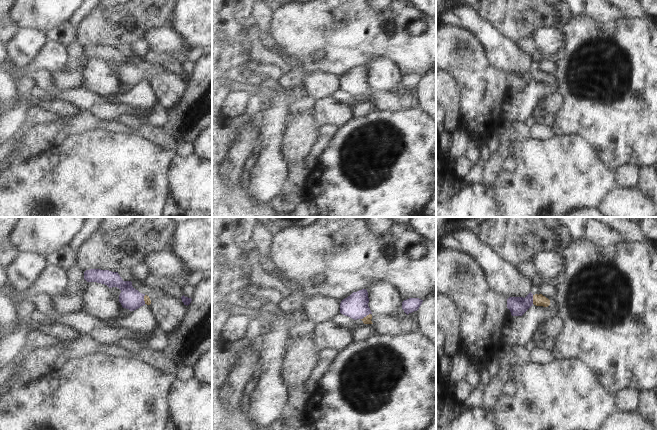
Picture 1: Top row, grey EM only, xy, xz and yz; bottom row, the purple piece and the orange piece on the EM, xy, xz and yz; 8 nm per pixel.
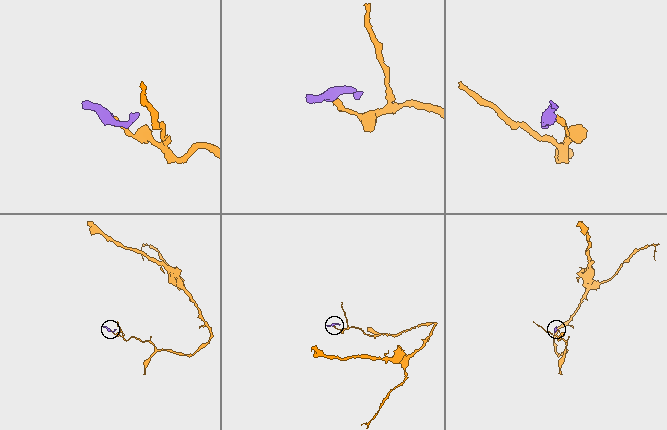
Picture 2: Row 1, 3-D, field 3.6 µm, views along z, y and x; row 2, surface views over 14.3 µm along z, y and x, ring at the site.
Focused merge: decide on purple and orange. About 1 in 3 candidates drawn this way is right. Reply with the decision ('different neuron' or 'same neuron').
same neuron

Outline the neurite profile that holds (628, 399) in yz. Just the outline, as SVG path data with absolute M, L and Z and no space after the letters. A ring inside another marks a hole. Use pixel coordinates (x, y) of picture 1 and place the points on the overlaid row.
M625 388L617 395L617 407L619 412L633 412L638 410L641 400L641 392L632 388Z

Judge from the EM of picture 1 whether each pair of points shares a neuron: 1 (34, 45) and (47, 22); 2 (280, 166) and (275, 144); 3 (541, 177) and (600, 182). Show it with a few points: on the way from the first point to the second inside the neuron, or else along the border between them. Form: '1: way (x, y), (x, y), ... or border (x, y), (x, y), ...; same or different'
1: border (18, 29), (34, 28), (42, 29), (45, 32); different
2: way (275, 161), (275, 149); same
3: way (556, 179), (576, 179), (580, 182), (585, 182); same

